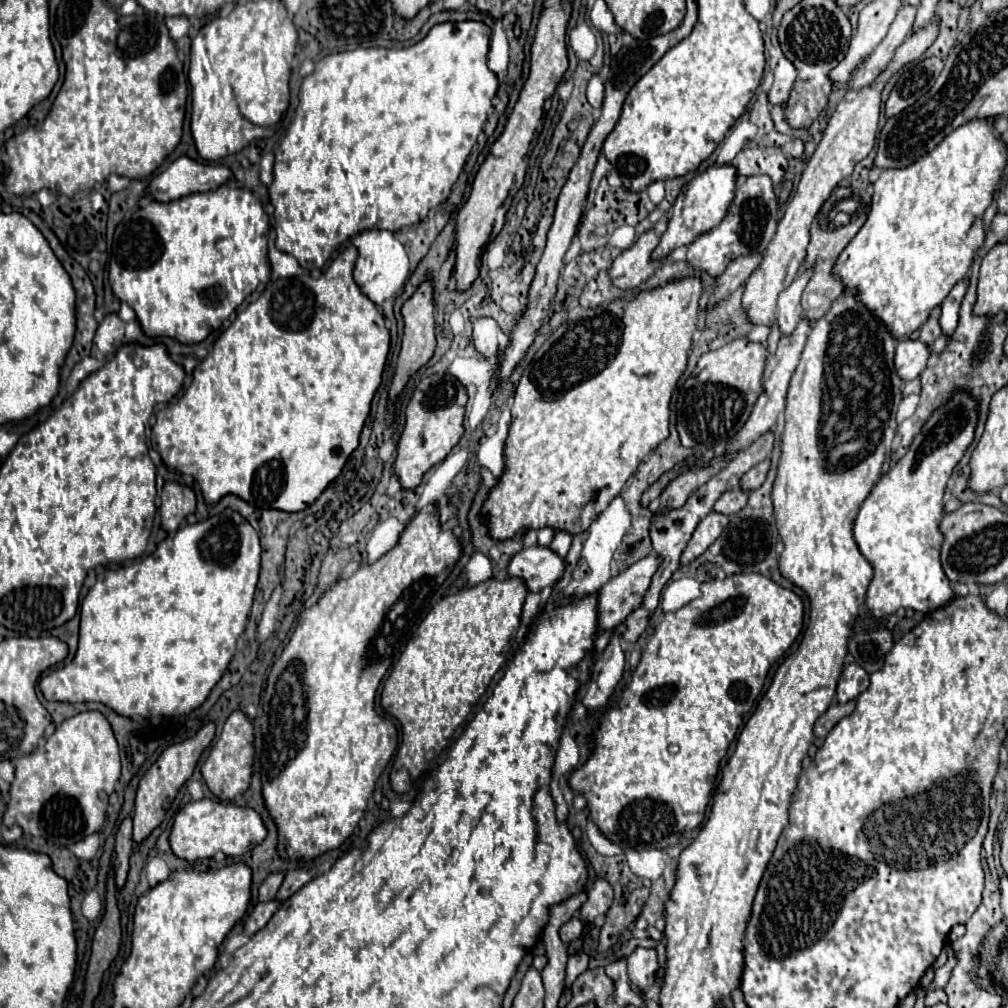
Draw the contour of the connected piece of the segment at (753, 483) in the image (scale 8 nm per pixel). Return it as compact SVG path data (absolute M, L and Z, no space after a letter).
M765 459L765 461L761 461L759 465L751 467L751 469L741 477L739 487L741 487L743 491L747 491L747 493L753 491L753 489L759 489L759 487L763 485L765 477L767 477L767 471L769 471L769 461Z

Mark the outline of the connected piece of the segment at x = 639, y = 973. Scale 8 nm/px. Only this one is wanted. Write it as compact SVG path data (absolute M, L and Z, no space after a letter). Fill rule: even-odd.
M637 947L629 957L629 979L641 991L649 991L655 983L655 969L657 969L657 953L653 949Z

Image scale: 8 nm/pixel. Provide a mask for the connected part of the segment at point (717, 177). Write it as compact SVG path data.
M709 165L703 173L699 173L697 179L689 181L681 189L681 193L673 205L673 215L669 217L669 223L667 223L667 231L661 235L661 241L655 247L651 257L655 261L665 259L667 255L671 255L673 249L689 245L691 241L695 241L695 237L699 237L699 235L711 231L715 225L719 225L719 221L723 221L723 217L725 217L725 213L735 197L735 179L737 179L735 167Z

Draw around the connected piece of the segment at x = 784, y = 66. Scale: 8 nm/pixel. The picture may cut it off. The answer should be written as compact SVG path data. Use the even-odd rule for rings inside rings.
M781 57L777 67L773 69L773 77L775 79L773 79L773 85L767 93L767 99L771 105L785 105L789 91L797 79L797 69L787 57Z

